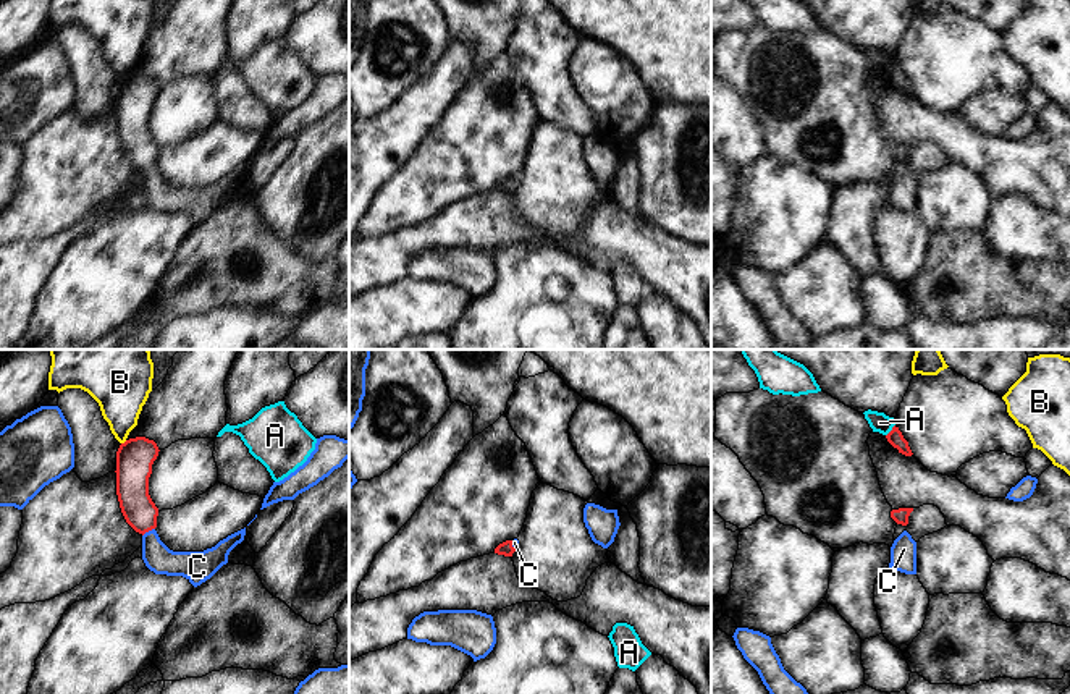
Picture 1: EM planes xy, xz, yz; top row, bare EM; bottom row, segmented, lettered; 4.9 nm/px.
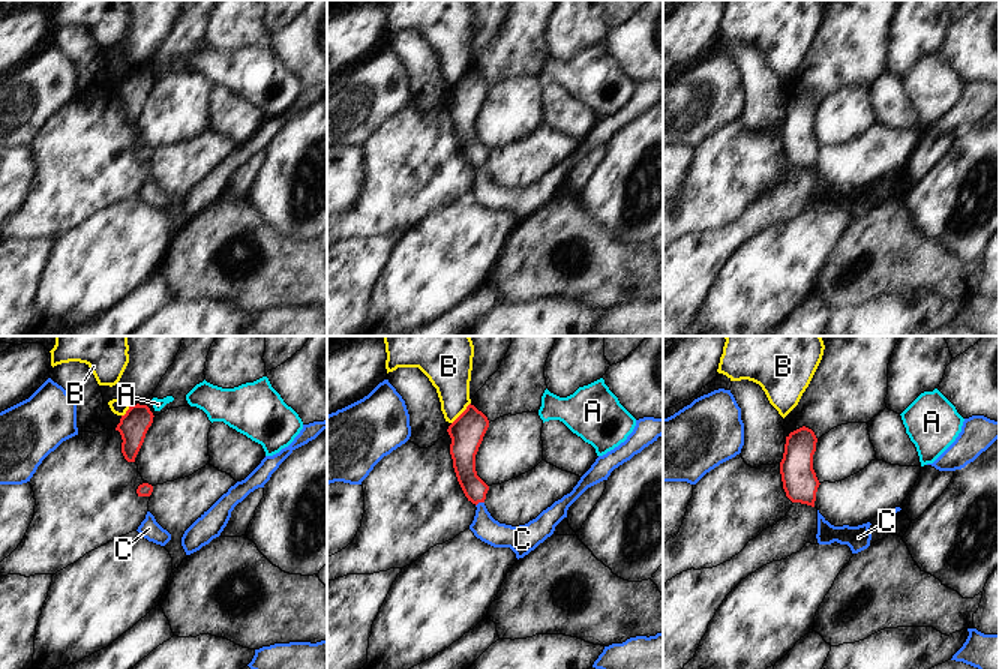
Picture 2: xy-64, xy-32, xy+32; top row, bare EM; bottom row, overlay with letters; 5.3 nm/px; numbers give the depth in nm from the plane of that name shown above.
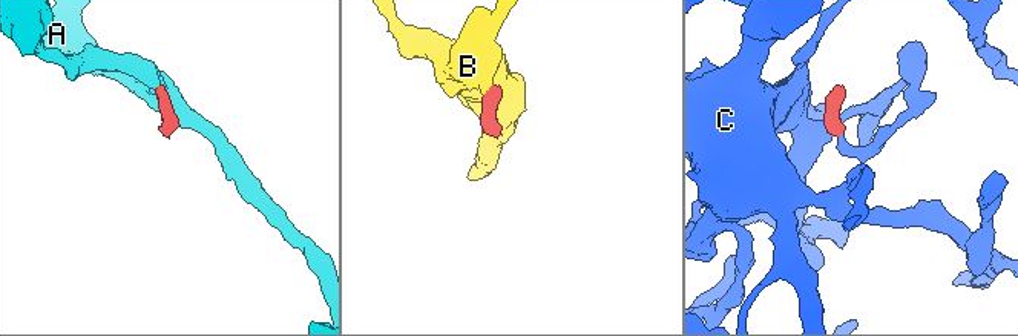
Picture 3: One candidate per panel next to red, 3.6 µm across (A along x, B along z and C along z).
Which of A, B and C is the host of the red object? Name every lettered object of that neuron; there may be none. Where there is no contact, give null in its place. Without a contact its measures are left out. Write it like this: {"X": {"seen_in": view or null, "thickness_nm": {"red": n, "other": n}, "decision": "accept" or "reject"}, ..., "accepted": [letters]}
{"A": {"seen_in": "yz", "thickness_nm": {"red": 80, "other": 100}, "decision": "reject"}, "B": {"seen_in": "xy", "thickness_nm": {"red": 190, "other": 260}, "decision": "reject"}, "C": {"seen_in": "xy", "thickness_nm": {"red": 160, "other": 140}, "decision": "accept"}, "accepted": ["C"]}

